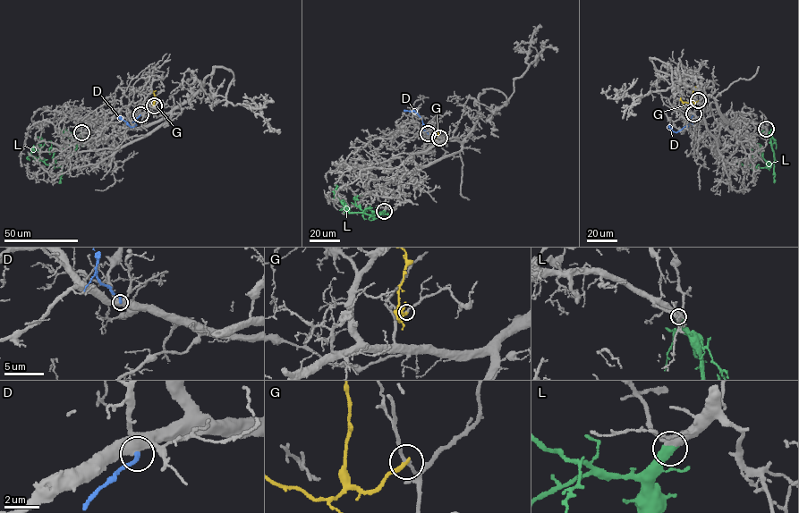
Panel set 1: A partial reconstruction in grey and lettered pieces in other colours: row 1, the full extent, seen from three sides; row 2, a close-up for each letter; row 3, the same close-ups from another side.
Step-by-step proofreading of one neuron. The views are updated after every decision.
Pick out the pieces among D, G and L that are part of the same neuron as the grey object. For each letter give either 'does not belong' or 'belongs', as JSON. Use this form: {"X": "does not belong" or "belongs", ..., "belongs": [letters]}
{"D": "does not belong", "G": "does not belong", "L": "belongs", "belongs": ["L"]}

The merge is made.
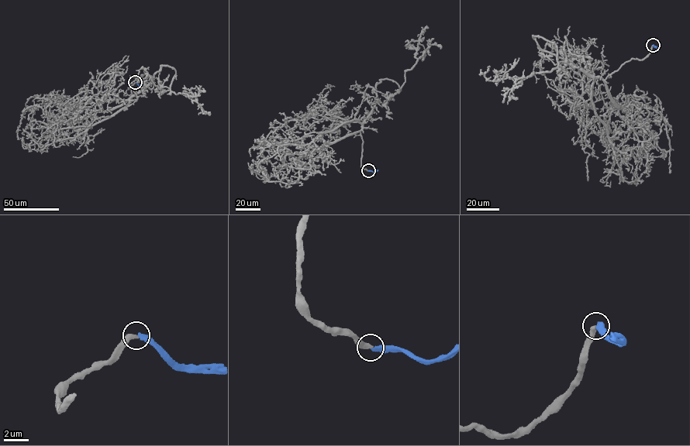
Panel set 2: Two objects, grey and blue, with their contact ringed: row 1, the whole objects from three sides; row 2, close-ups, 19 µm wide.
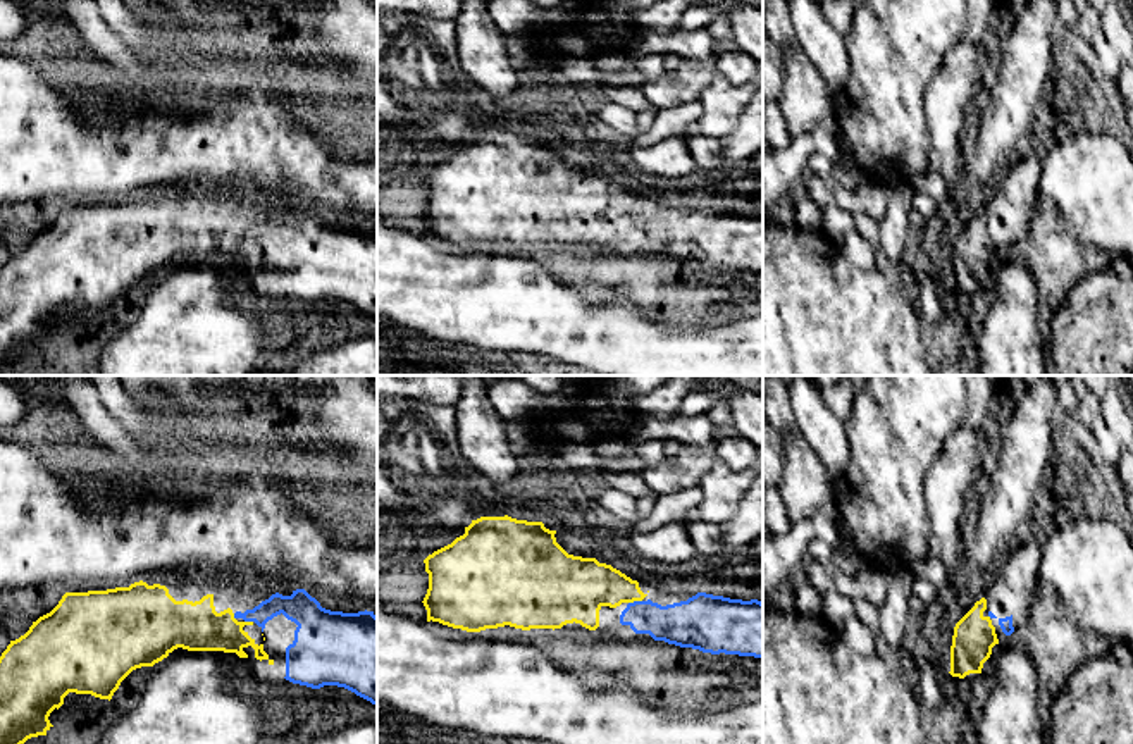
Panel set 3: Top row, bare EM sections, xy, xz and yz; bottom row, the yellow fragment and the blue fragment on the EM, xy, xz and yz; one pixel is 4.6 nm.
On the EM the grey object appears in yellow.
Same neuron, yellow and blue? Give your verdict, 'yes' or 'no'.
yes

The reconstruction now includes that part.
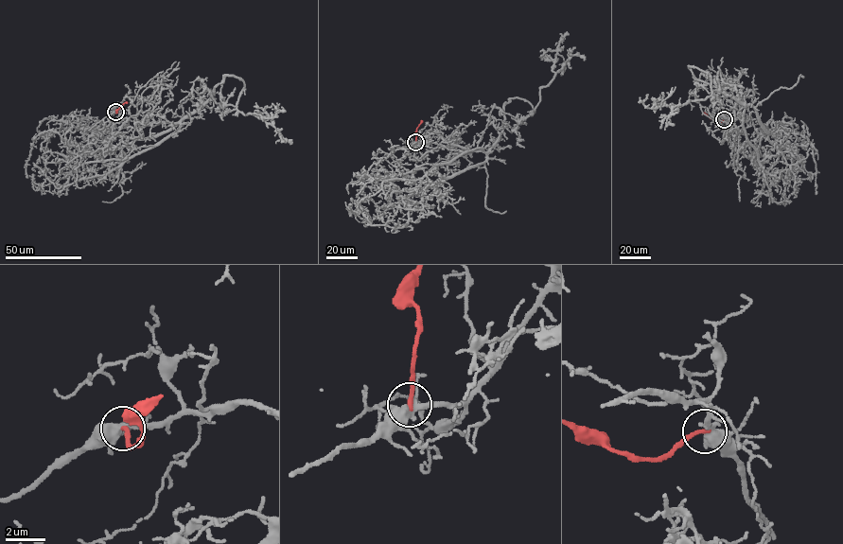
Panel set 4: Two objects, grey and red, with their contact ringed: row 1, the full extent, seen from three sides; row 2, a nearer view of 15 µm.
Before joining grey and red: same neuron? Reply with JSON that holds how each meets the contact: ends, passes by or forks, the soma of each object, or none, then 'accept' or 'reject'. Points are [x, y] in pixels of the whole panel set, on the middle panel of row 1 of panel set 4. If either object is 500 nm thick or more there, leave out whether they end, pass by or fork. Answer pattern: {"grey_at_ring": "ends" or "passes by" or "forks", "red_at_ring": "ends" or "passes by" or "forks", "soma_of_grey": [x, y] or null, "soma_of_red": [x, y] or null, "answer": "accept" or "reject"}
{"grey_at_ring": "passes by", "red_at_ring": "ends", "soma_of_grey": null, "soma_of_red": null, "answer": "reject"}

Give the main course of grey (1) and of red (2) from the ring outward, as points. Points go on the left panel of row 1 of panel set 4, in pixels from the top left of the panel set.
1: (115, 111), (139, 126), (179, 123), (226, 76), (244, 83), (245, 114), (272, 117), (272, 104)
2: (115, 111), (127, 102)

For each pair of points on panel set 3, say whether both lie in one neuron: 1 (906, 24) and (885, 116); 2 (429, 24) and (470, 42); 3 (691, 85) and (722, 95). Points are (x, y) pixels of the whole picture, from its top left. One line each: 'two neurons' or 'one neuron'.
1: one neuron
2: two neurons
3: two neurons

